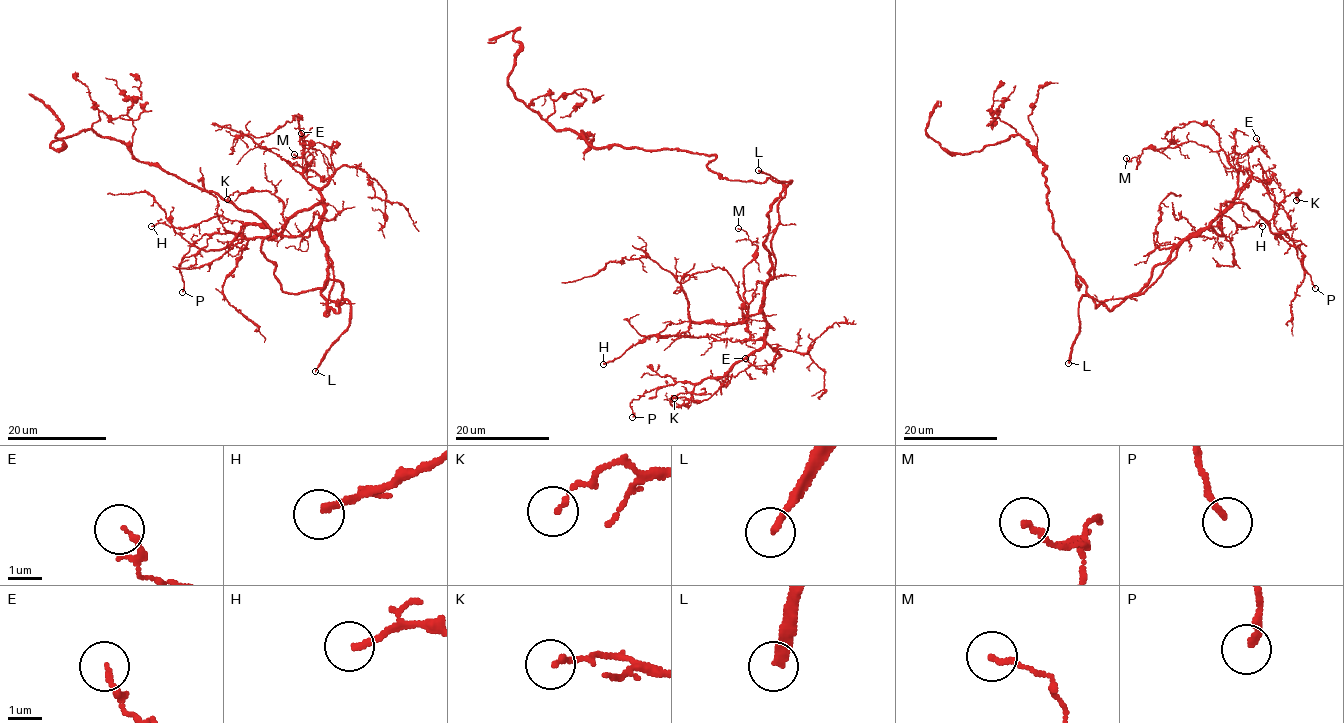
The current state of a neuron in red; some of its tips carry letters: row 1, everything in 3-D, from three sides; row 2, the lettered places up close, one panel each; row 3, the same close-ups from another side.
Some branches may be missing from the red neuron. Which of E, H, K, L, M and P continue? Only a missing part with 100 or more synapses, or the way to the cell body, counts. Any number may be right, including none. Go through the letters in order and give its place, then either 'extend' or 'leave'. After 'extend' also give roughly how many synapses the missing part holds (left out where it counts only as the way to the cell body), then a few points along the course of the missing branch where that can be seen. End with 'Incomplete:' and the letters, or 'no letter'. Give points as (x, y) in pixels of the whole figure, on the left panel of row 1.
E: at (301, 133); leave
H: at (151, 226); leave
K: at (227, 199); leave
L: at (315, 371); extend
M: at (294, 154); leave
P: at (182, 292); leave
Incomplete: L

